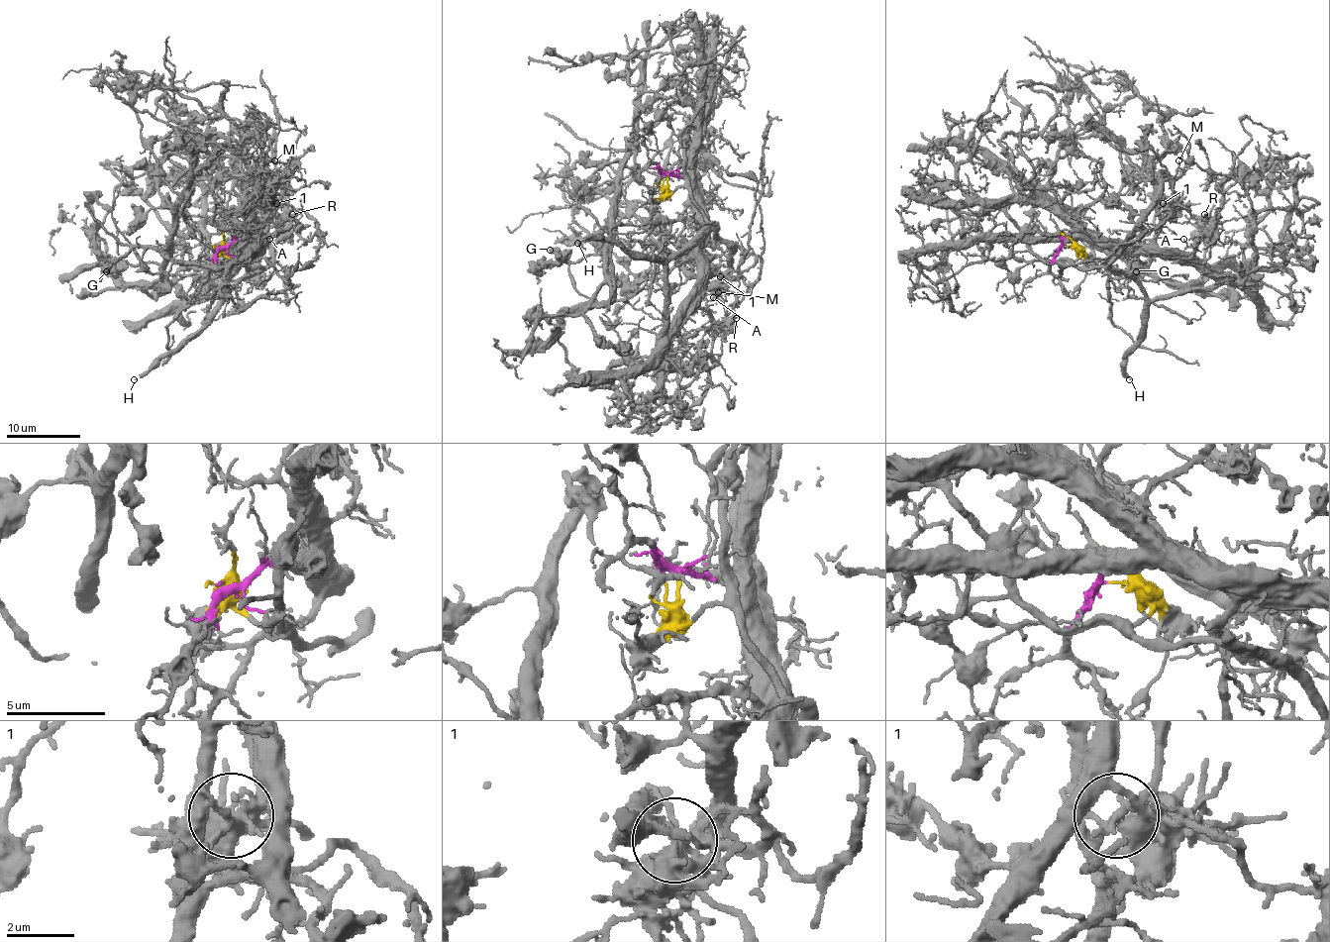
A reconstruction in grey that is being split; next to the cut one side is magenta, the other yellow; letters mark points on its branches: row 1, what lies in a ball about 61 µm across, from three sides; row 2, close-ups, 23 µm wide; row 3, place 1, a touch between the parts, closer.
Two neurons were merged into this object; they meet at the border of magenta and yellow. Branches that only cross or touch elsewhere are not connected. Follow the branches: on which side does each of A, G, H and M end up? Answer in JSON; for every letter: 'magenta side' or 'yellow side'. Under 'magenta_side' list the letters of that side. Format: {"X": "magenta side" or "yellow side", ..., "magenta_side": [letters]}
{"A": "magenta side", "G": "magenta side", "H": "yellow side", "M": "magenta side", "magenta_side": ["A", "G", "M"]}

